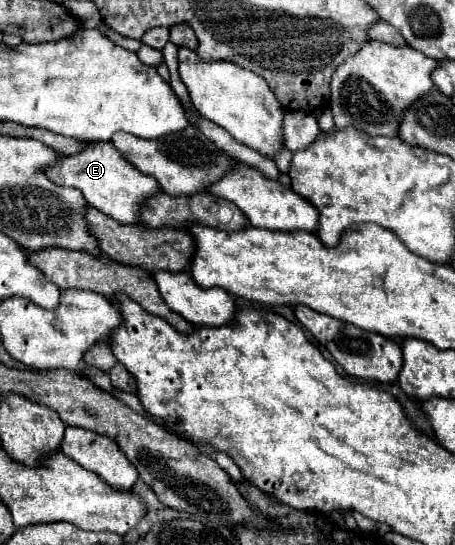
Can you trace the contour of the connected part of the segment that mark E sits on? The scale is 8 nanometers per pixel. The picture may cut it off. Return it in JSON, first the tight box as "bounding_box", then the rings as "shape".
{"bounding_box":[45,142,159,226],"shape":[[[91,142],[87,150],[75,156],[63,156],[55,166],[47,168],[45,172],[55,184],[73,186],[81,190],[85,200],[91,206],[115,218],[117,222],[123,222],[129,226],[141,224],[143,204],[147,202],[149,196],[159,192],[159,182],[155,182],[155,178],[135,170],[129,162],[125,162],[125,158],[115,150],[115,146],[107,142]]]}

